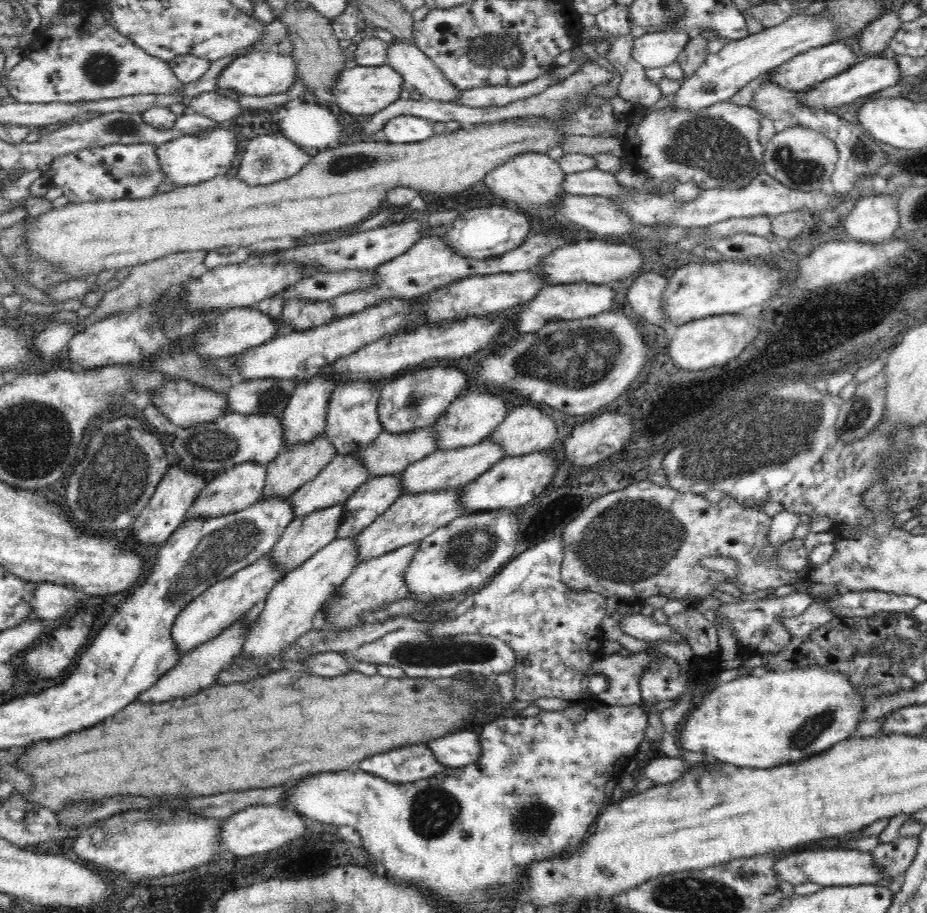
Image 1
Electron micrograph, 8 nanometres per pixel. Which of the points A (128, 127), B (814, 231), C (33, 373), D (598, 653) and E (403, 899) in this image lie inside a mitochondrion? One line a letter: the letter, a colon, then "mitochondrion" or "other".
A: mitochondrion
B: other
C: other
D: other
E: other

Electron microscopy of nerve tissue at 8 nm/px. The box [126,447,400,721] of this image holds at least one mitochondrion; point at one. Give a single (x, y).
(223, 548)

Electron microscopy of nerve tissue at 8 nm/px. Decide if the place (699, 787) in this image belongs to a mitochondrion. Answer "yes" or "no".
yes

